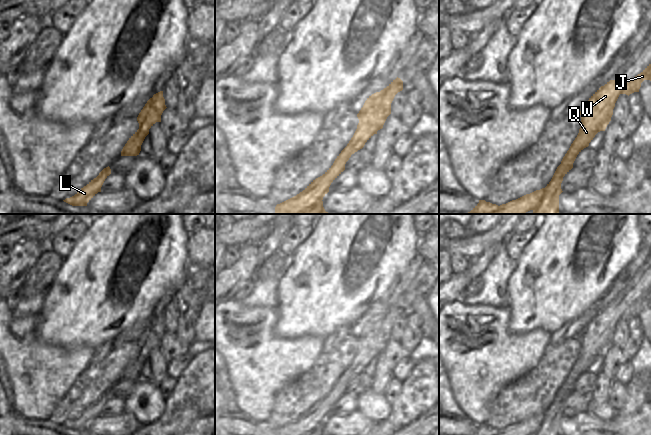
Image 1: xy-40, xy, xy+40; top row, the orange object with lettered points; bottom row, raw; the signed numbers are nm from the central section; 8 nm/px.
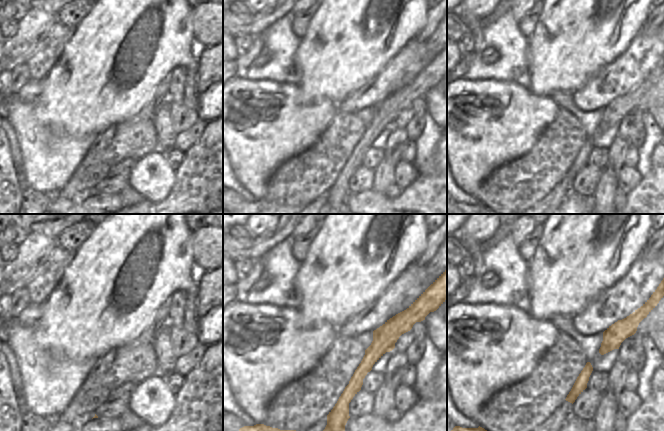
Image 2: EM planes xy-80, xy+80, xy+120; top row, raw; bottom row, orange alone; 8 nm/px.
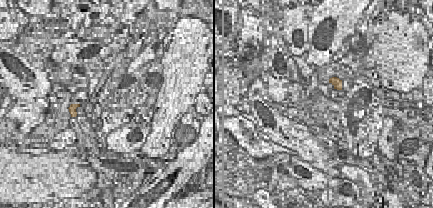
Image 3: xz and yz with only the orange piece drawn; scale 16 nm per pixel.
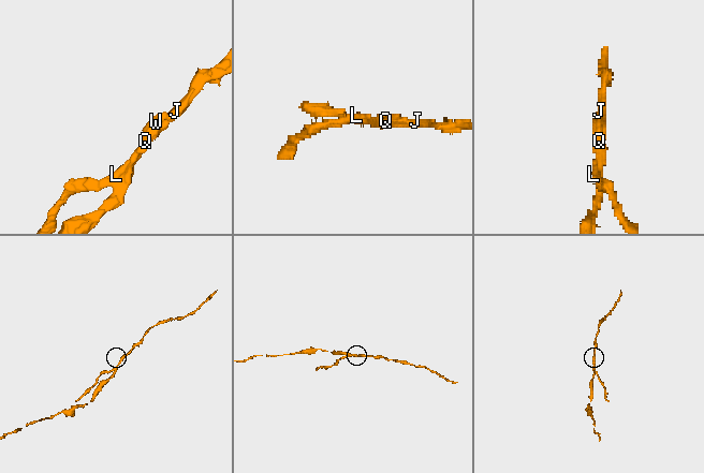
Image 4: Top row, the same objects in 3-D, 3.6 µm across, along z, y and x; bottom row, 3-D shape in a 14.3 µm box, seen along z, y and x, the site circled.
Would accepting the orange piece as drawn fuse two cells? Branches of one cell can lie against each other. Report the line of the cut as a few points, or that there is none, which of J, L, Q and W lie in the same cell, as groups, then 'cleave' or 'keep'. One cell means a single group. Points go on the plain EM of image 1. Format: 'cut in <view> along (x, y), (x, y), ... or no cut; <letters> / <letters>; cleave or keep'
cut in xy along (345, 371), (345, 387); J Q W / L; cleave

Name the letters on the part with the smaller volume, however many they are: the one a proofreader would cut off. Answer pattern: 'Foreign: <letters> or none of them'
Foreign: L

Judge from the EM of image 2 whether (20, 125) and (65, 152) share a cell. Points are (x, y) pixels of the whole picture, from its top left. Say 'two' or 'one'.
one

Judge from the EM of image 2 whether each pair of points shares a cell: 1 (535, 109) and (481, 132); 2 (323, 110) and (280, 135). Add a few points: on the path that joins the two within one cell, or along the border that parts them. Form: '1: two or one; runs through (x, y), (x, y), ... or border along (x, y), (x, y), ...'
1: one; runs through (522, 116), (494, 122)
2: one; runs through (312, 119), (296, 127), (291, 127)

